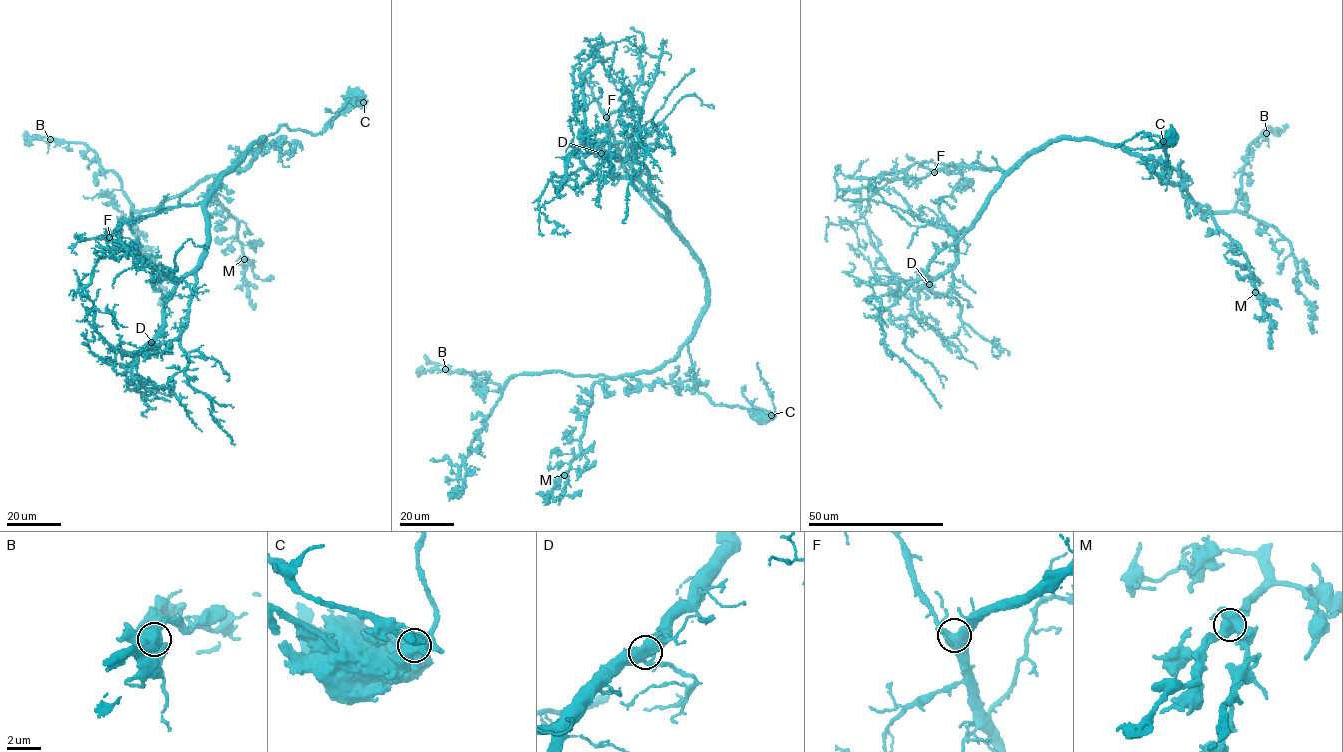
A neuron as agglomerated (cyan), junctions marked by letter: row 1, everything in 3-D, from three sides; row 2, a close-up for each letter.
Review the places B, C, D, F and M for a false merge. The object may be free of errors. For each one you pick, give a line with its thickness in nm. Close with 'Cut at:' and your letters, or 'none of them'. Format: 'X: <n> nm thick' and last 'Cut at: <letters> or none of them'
C: 650 nm thick
Cut at: C

